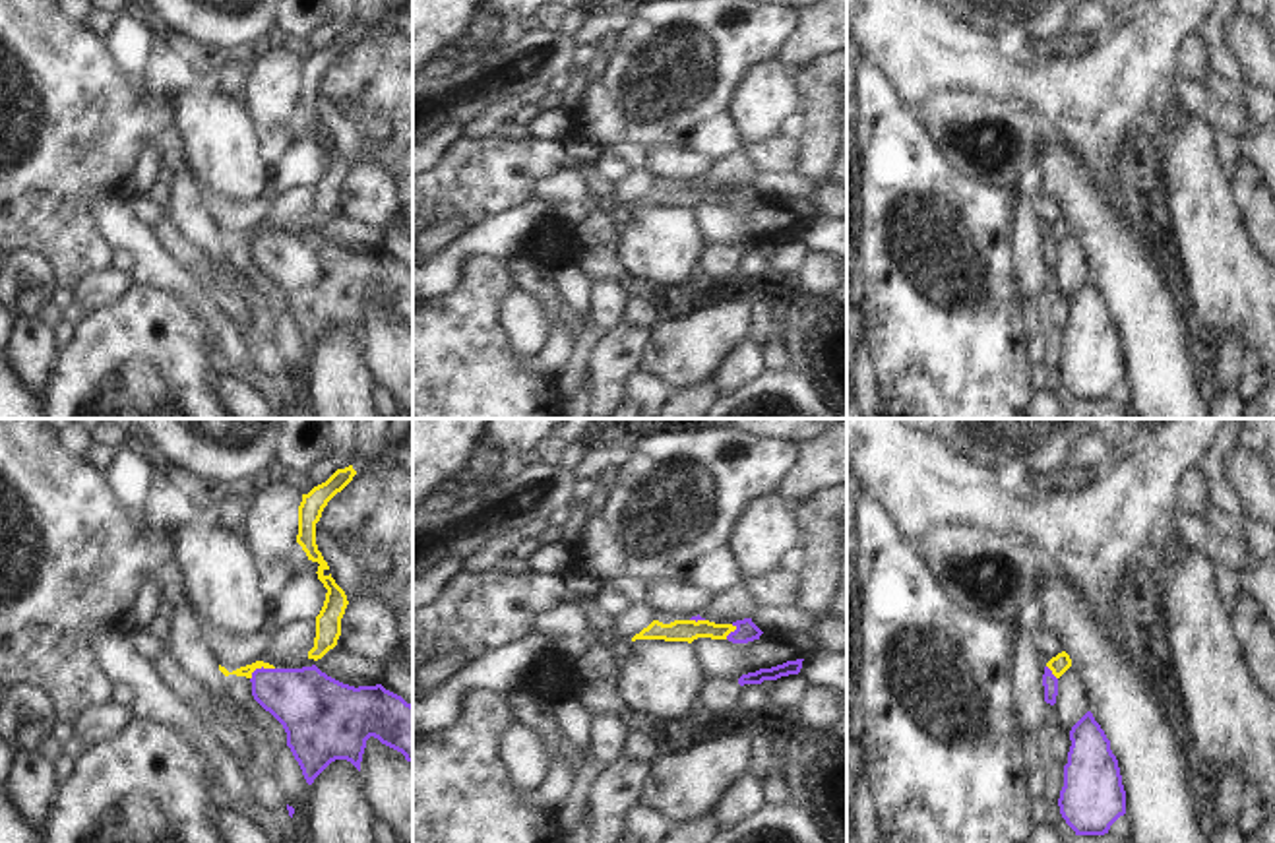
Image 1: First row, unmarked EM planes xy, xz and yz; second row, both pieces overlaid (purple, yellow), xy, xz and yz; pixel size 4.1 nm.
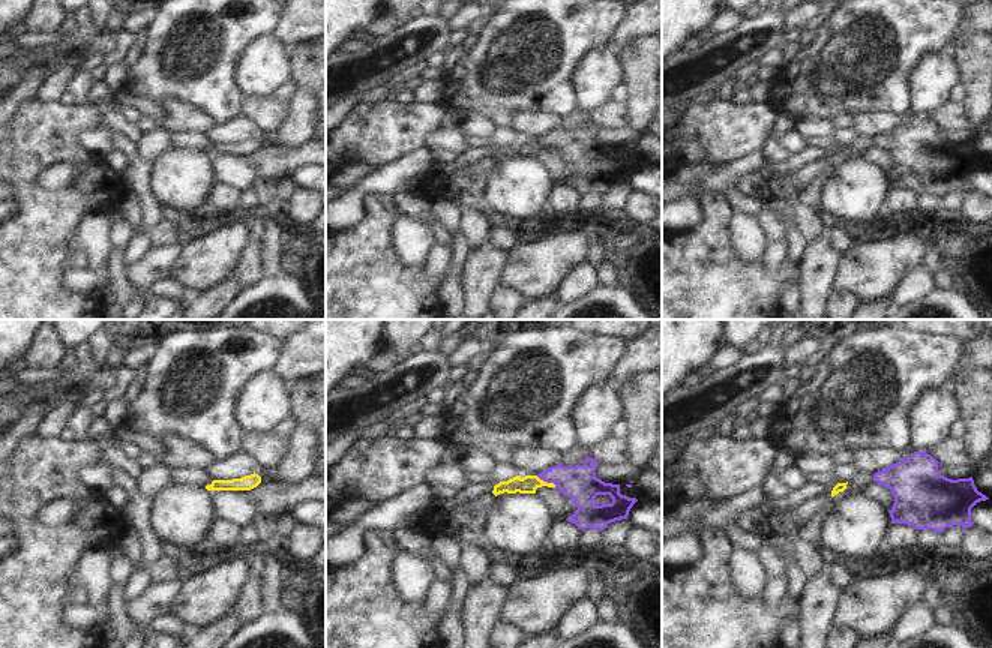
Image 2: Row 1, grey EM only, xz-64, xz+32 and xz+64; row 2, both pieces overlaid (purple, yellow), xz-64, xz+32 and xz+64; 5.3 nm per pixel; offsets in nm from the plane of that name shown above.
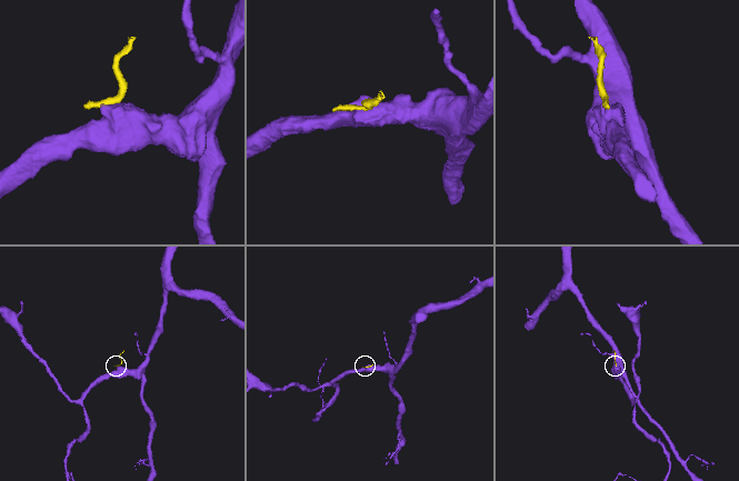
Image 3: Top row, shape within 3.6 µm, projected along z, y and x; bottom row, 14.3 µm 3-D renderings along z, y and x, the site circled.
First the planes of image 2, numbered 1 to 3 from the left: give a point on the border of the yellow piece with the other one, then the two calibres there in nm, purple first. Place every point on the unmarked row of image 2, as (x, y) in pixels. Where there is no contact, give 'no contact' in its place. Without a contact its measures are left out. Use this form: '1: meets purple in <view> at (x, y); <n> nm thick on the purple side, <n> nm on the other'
1: no contact
2: meets purple in xz+32 at (547, 146); 190 nm thick on the purple side, 100 nm on the other
3: no contact

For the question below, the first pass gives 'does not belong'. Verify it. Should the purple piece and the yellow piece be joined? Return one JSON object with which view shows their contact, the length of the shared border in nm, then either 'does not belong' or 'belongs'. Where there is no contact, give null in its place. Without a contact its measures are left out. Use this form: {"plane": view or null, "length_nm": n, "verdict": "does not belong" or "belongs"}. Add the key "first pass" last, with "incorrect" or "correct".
{"plane": "xy", "length_nm": 120, "verdict": "does not belong", "first pass": "correct"}

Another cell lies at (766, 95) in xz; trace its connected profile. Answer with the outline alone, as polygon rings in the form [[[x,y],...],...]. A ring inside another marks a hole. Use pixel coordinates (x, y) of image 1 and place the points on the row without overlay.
[[[779,60],[756,64],[732,95],[729,107],[744,141],[762,141],[779,134],[785,116],[800,112],[794,87],[798,68]]]

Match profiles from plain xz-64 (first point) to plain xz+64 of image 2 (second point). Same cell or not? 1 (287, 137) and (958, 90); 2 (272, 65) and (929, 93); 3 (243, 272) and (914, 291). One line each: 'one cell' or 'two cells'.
1: two cells
2: one cell
3: one cell

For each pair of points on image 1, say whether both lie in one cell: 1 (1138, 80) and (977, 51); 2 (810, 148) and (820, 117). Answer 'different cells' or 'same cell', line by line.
1: same cell
2: same cell

